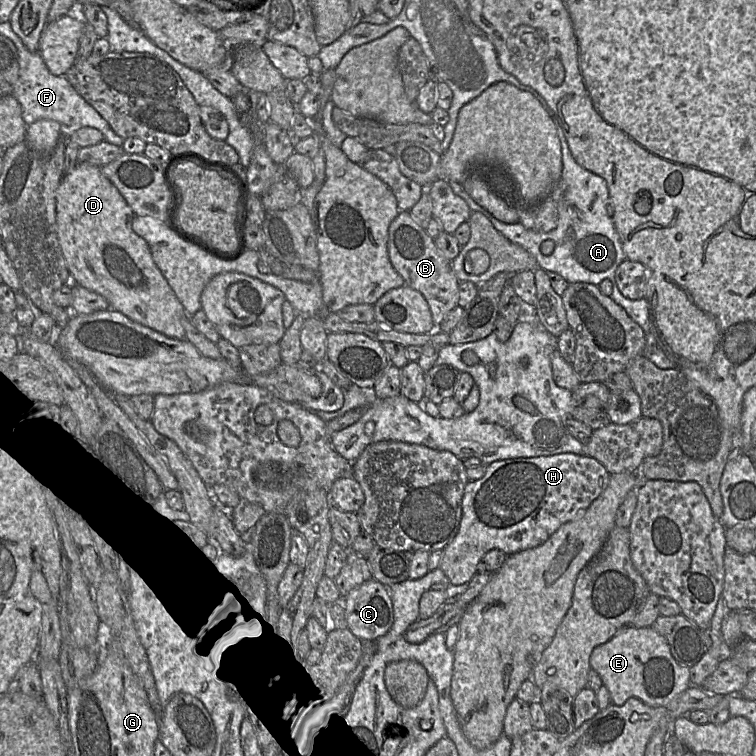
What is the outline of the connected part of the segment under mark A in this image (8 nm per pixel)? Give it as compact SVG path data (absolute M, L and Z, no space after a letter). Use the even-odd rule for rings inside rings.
M569 146L562 152L563 196L558 204L557 226L549 232L538 232L525 228L521 223L503 223L478 205L473 198L462 198L472 212L481 212L511 242L523 247L537 261L538 267L562 276L569 284L586 282L599 285L603 280L612 282L610 298L622 307L628 316L639 325L644 333L649 332L649 302L642 298L630 300L625 298L615 283L617 267L626 259L620 237L611 216L610 197L606 181L599 175L582 167L572 156ZM546 240L552 240L555 248L552 254L545 256L540 247Z

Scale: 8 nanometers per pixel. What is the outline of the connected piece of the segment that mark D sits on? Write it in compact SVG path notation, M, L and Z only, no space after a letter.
M78 163L72 172L63 177L56 191L56 232L70 273L70 281L100 294L107 300L110 309L130 320L166 337L184 340L186 312L155 265L148 244L132 230L131 222L134 216L117 188L102 173L101 167Z

